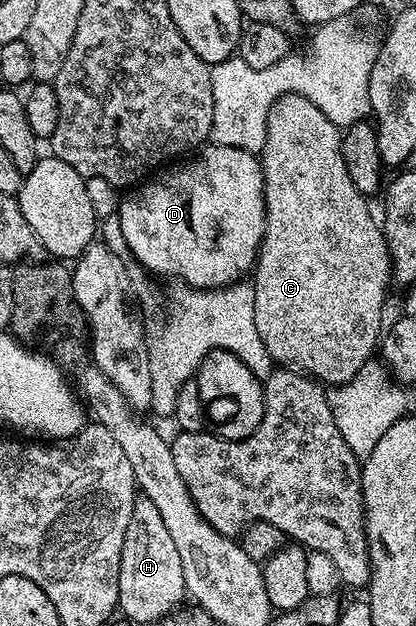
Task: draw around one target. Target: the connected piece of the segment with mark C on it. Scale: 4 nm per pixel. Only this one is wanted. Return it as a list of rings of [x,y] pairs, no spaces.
[[[282,95],[272,105],[266,122],[266,136],[260,152],[262,176],[264,177],[264,201],[266,202],[266,224],[264,237],[258,250],[258,258],[252,268],[252,286],[254,288],[254,308],[256,309],[256,333],[260,333],[260,341],[270,354],[275,364],[286,369],[301,371],[311,379],[323,385],[337,385],[350,382],[360,373],[366,361],[375,354],[384,331],[382,310],[386,307],[386,290],[392,287],[392,272],[390,269],[390,254],[386,244],[386,236],[382,234],[381,226],[374,223],[374,215],[370,212],[367,196],[361,195],[352,185],[352,177],[348,177],[348,165],[344,165],[342,156],[342,131],[308,97],[303,95]]]

